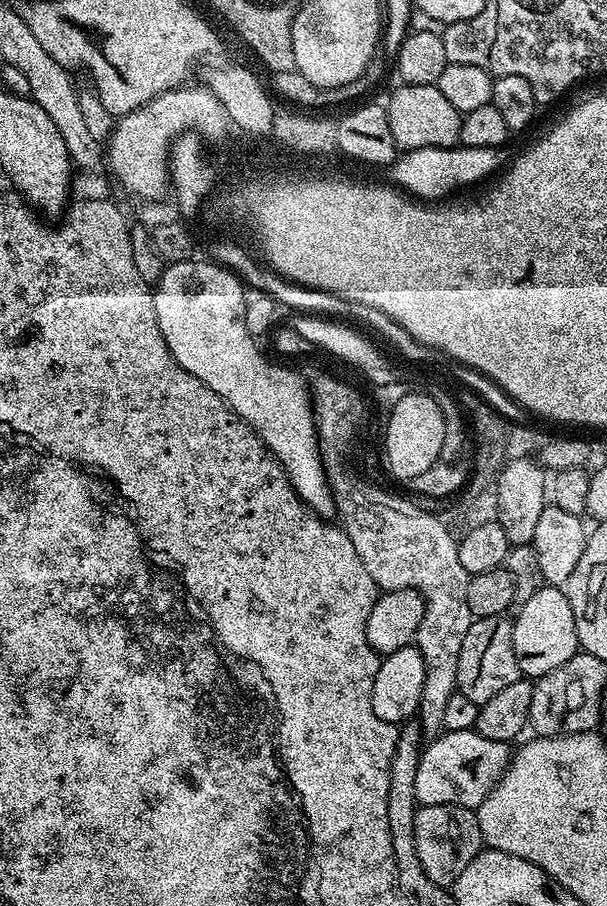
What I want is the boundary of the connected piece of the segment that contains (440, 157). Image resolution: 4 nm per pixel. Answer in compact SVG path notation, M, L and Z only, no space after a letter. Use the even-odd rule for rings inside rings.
M416 148L413 152L404 152L391 165L390 171L397 180L395 183L413 197L444 196L451 188L460 188L490 175L499 166L500 155L495 148Z

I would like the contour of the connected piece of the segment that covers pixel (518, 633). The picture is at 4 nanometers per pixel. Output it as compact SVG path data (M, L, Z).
M540 587L534 598L530 598L530 602L519 605L517 612L520 613L512 620L514 654L525 677L535 678L542 674L550 674L550 670L562 666L566 658L578 651L574 614L570 610L567 595L559 587Z

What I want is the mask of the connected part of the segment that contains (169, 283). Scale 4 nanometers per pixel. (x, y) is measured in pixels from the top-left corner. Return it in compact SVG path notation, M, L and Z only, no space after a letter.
M204 258L168 264L152 292L154 310L158 314L158 326L162 330L162 338L170 354L183 368L190 374L194 374L194 378L210 386L210 390L217 392L227 402L228 407L233 412L237 412L260 435L264 445L276 457L276 461L284 467L284 473L288 475L289 482L300 495L300 501L307 504L317 516L331 517L336 508L327 475L324 472L323 460L320 457L309 385L298 373L271 364L260 353L260 348L256 345L259 343L246 330L245 291L246 288L241 279L223 264L209 262Z

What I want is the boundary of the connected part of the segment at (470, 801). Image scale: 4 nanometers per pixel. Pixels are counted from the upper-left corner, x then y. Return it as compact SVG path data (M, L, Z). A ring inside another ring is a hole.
M458 730L457 732L445 731L443 734L435 737L431 741L432 744L423 749L420 754L420 761L418 762L418 778L414 778L414 790L416 791L416 802L417 805L423 806L429 804L430 806L442 806L443 804L457 804L459 808L471 808L475 810L482 801L487 798L490 793L494 790L494 786L498 781L500 781L505 772L508 770L508 765L510 763L510 748L508 744L503 744L502 742L494 742L490 738L482 738L482 734L478 734L475 730Z

